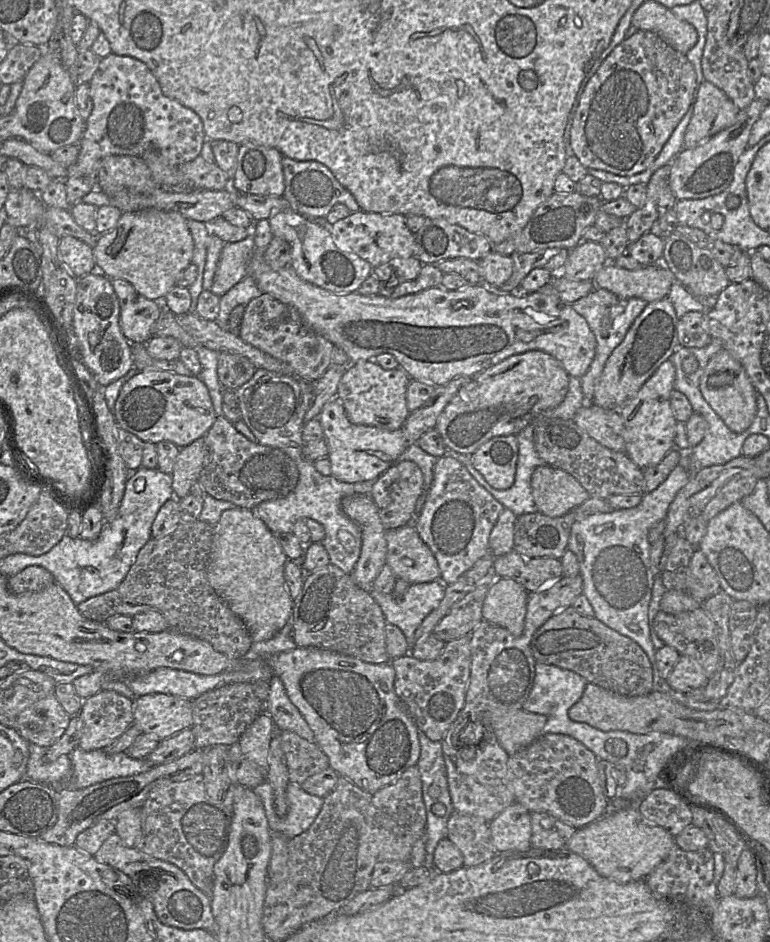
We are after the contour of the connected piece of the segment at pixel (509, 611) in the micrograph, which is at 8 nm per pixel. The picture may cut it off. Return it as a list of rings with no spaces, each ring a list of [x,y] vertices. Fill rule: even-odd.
[[[496,577],[482,606],[483,619],[519,637],[524,629],[529,592],[510,578]]]

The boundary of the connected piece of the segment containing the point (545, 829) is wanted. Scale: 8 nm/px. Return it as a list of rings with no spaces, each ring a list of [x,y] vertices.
[[[547,812],[531,813],[531,846],[536,849],[561,850],[576,829]]]

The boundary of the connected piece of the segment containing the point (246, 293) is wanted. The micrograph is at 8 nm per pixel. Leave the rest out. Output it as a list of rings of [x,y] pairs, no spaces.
[[[247,275],[220,297],[220,309],[215,322],[223,330],[229,330],[229,315],[238,305],[247,305],[252,299],[260,296],[261,290],[257,287],[252,276]]]

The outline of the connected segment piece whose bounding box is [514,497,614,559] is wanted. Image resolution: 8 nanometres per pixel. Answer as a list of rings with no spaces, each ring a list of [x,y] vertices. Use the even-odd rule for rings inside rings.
[[[589,497],[583,504],[577,506],[561,517],[551,518],[539,512],[523,514],[517,517],[514,529],[514,550],[525,558],[552,557],[561,559],[568,549],[571,528],[576,521],[597,514],[614,511],[607,499]]]

